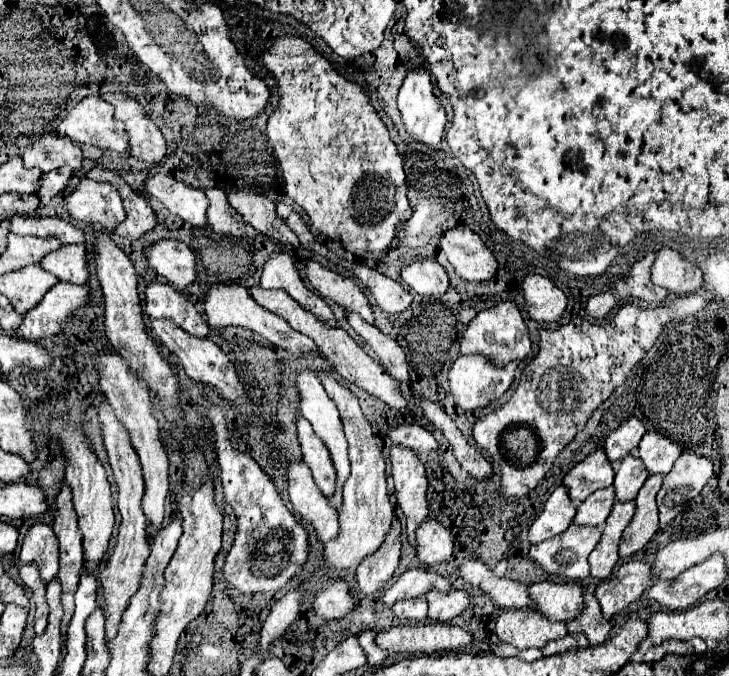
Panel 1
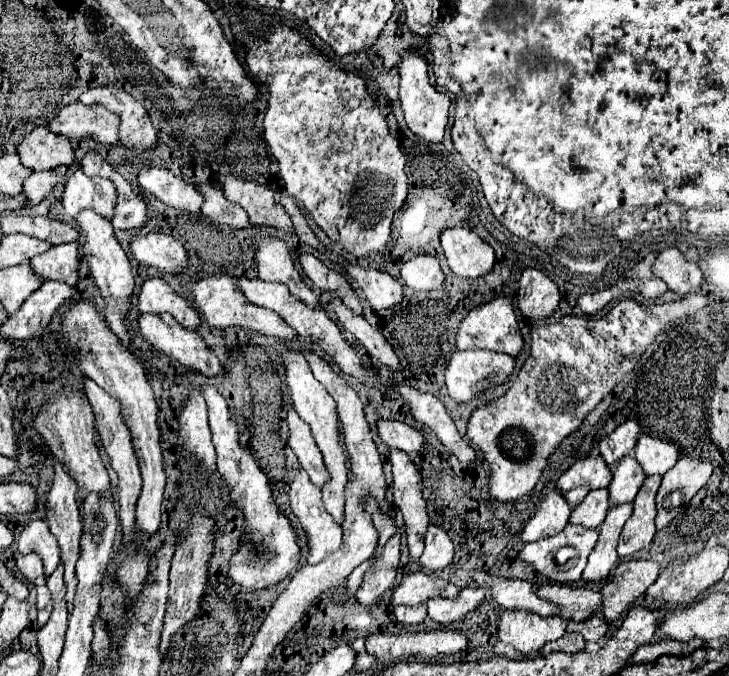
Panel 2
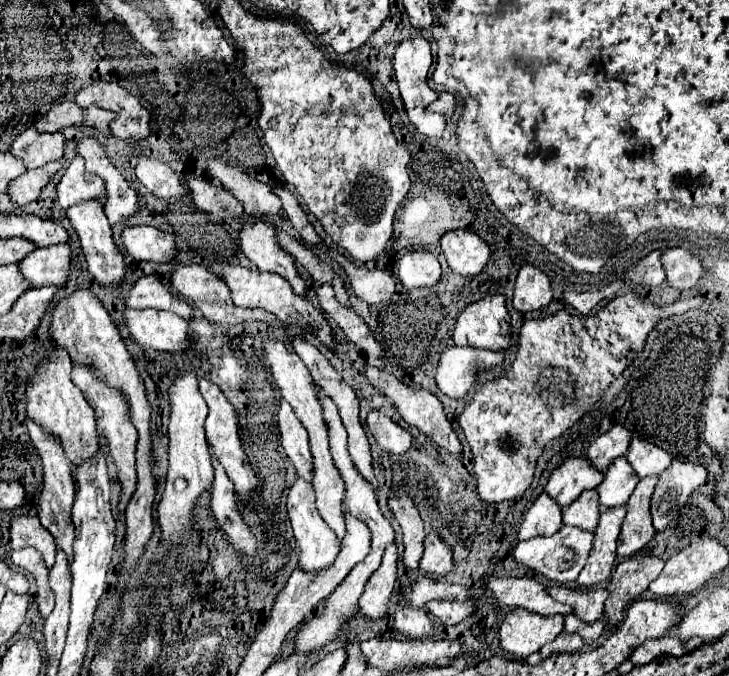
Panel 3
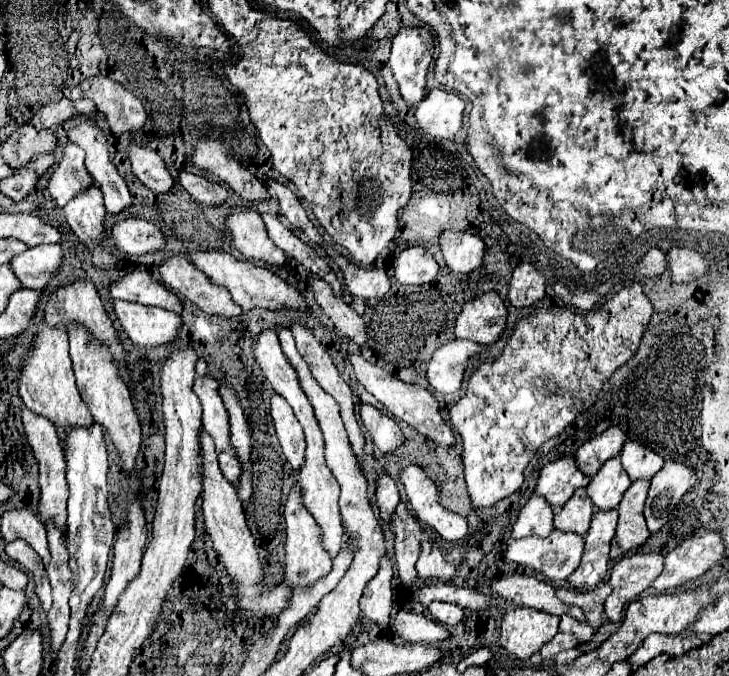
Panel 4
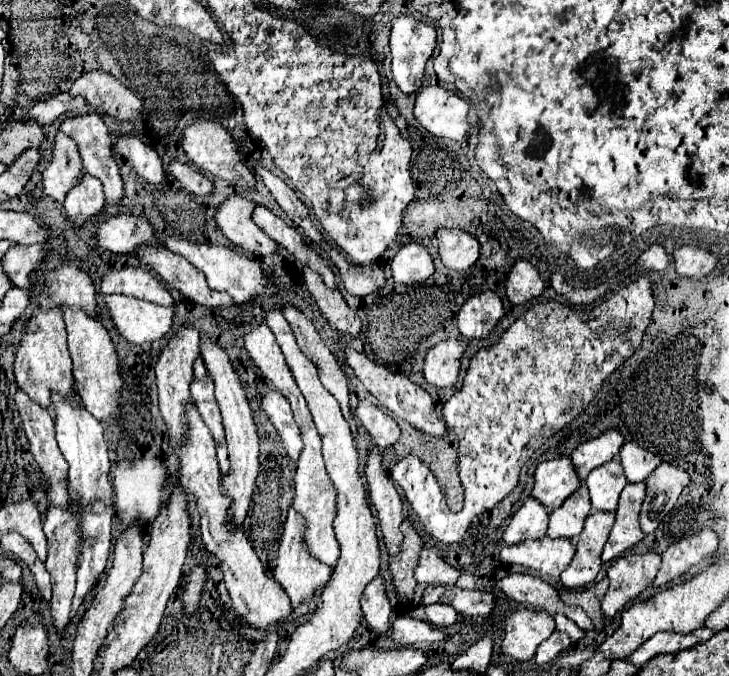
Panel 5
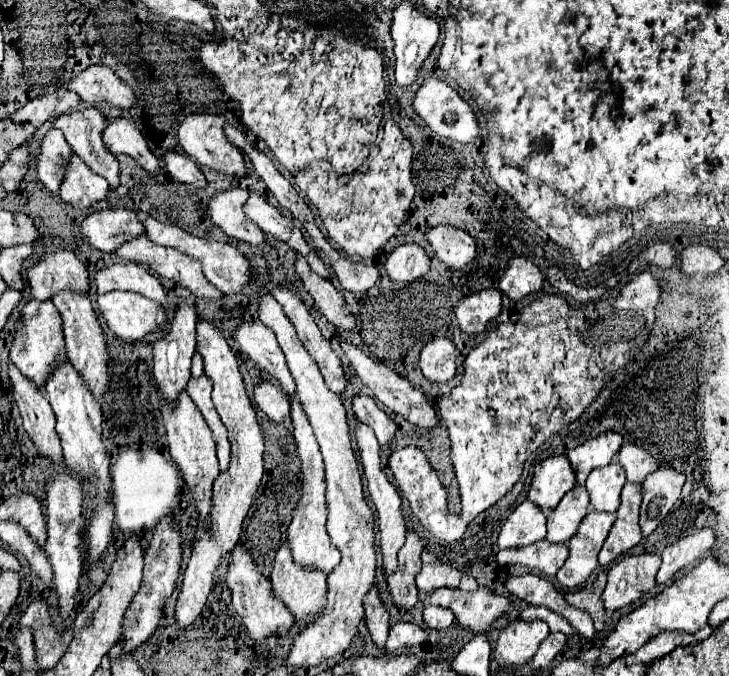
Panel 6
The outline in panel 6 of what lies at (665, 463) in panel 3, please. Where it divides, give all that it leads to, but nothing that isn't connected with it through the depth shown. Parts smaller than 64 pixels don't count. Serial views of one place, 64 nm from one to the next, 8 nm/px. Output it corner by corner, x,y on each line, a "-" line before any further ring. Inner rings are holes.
624,444
618,452
618,462
626,470
628,482
642,484
644,478
658,468
658,460
636,444

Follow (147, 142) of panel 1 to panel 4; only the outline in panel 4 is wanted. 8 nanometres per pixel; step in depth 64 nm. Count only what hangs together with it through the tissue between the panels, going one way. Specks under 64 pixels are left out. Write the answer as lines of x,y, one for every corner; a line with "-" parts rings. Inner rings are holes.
90,78
78,86
82,96
96,102
98,110
110,122
110,130
120,136
124,132
138,132
144,128
146,110
138,98
134,98
124,86
110,78

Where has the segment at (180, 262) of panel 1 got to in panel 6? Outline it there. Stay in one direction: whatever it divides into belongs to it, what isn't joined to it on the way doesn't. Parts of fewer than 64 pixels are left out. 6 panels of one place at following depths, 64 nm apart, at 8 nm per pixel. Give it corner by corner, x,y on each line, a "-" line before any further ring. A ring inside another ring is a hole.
106,208
92,212
80,224
84,240
102,252
116,252
124,242
146,234
144,224
134,212
124,208

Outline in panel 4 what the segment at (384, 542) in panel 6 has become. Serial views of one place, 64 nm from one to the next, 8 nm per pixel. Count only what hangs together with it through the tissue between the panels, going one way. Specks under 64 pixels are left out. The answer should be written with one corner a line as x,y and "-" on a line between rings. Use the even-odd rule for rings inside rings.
380,474
378,476
378,492
376,492
376,498
378,498
380,516
384,518
384,522
392,522
394,510
396,510
396,506
400,502
400,492
398,492
396,482
390,476
386,476
386,474

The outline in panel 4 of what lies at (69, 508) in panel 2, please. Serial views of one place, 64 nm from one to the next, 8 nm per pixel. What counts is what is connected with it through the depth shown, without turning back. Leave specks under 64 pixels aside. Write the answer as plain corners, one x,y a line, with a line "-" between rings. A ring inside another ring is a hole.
22,408
22,422
26,428
26,438
28,444
34,450
34,458
38,460
40,466
40,502
38,502
38,516
42,522
54,520
56,528
60,528
64,532
66,538
66,500
68,500
68,482
66,482
66,458
64,458
64,448
60,444
58,432
56,428
52,428
52,424
48,424
48,420
36,416
34,412
28,412
28,408

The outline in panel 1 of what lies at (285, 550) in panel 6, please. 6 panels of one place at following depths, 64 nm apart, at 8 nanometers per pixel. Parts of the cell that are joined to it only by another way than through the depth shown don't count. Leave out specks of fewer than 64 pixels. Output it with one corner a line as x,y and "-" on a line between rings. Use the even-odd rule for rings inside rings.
302,460
288,462
288,494
294,510
314,526
324,544
336,536
340,530
338,512
328,504
314,482
310,468

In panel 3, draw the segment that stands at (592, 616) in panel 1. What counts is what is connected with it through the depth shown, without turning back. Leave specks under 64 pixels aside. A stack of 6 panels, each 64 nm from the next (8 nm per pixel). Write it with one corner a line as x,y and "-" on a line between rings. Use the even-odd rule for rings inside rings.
566,618
564,630
566,630
566,632
576,632
576,634
580,634
586,642
594,642
594,640
598,640
598,636
602,634
604,626
606,626
604,618
600,618
600,620
592,622
592,624
586,624
586,622
576,620
576,618

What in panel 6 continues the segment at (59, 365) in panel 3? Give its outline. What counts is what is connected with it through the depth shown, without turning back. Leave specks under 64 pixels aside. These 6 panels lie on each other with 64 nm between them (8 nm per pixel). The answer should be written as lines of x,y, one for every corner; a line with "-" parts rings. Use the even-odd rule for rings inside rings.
32,298
24,306
22,318
16,324
16,338
10,350
10,360
22,372
22,376
26,376
36,384
38,390
44,390
50,374
58,368
60,362
66,360
62,318
52,302
38,302
36,298

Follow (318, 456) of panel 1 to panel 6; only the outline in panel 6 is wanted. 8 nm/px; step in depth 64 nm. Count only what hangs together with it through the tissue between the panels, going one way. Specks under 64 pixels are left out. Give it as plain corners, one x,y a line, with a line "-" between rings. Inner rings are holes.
262,382
254,390
254,398
256,398
258,408
272,422
284,424
290,434
294,432
294,424
292,424
292,418
290,418
290,400
288,400
288,396
284,396
282,388
278,388
270,382

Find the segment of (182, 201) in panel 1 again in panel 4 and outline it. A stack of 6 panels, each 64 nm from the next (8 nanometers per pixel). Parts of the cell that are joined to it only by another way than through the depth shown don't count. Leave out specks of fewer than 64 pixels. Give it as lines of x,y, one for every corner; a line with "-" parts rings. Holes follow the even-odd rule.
132,144
128,146
128,152
132,162
132,172
146,188
150,188
156,194
168,194
174,190
174,178
154,150

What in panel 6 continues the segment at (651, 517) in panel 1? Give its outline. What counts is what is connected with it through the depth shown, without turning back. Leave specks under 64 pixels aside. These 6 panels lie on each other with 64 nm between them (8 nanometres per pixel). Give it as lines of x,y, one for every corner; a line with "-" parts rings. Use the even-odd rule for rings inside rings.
626,484
622,488
622,504
618,508
618,518
600,550
600,566
610,566
616,562
624,552
634,548
642,540
642,532
638,526
638,512
642,504
642,486
640,484

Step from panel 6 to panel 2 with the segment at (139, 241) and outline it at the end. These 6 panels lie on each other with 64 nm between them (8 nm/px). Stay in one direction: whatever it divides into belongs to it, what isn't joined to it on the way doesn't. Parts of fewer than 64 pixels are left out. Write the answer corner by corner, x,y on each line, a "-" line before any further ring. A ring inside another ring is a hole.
216,274
216,276
200,278
196,282
186,284
186,290
194,298
198,310
202,312
202,316
206,320
206,324
212,326
212,328
242,326
242,328
256,330
256,332
260,332
260,334
264,334
268,338
276,338
276,340
284,340
284,342
298,338
298,332
292,330
276,312
266,310
266,308
260,308
260,306
248,302
244,298
244,294
240,292
240,286
236,284
236,280
232,276
228,276
228,274

